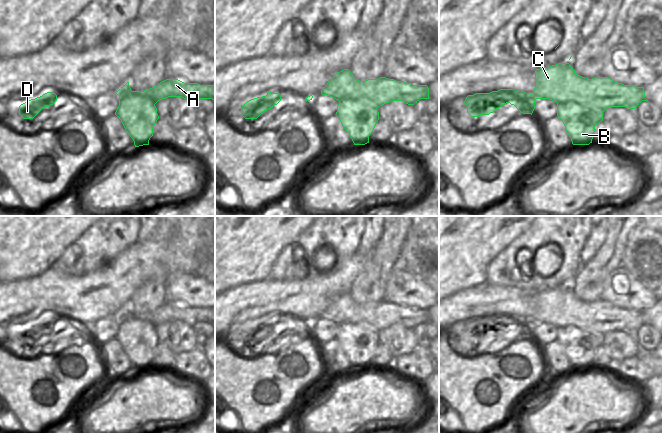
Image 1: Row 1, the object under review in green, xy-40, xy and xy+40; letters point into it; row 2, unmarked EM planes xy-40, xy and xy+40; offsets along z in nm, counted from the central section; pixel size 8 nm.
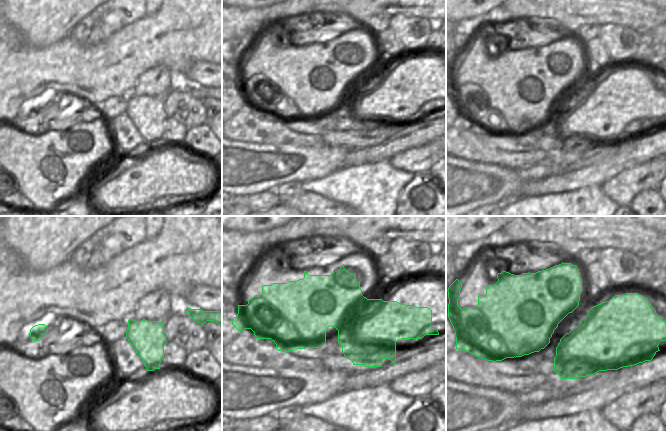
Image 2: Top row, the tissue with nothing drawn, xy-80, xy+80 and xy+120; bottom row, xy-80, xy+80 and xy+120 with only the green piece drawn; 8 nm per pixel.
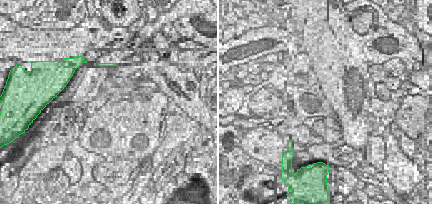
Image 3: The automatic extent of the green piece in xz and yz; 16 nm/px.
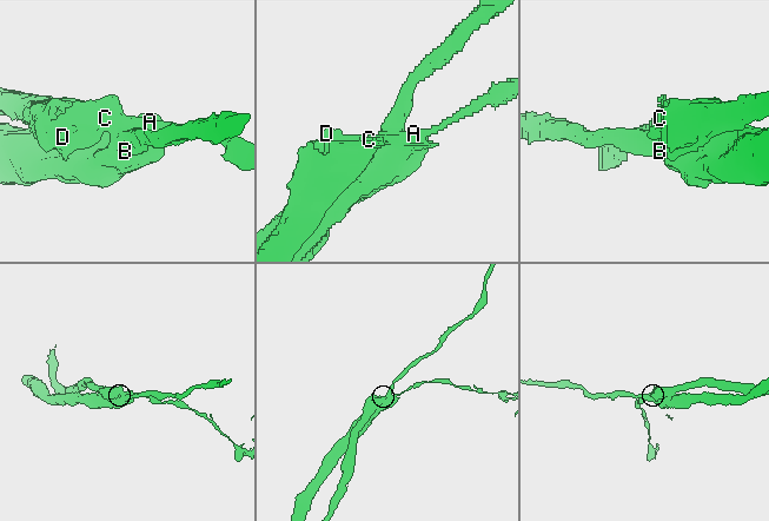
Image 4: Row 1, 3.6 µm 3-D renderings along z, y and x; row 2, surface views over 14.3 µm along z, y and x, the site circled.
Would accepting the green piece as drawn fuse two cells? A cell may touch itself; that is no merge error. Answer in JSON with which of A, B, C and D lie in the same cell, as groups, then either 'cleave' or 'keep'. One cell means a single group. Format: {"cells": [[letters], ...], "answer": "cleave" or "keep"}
{"cells": [["A", "B"], ["C", "D"]], "answer": "cleave"}

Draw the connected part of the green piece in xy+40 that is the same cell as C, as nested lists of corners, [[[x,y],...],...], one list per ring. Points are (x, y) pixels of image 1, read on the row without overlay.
[[[569,287],[542,291],[535,294],[535,312],[532,318],[516,313],[500,313],[468,319],[464,328],[471,341],[489,339],[506,327],[514,329],[523,338],[532,339],[536,323],[550,323],[556,327],[571,324],[571,320],[567,318],[565,299],[572,301],[574,297],[575,294]]]

